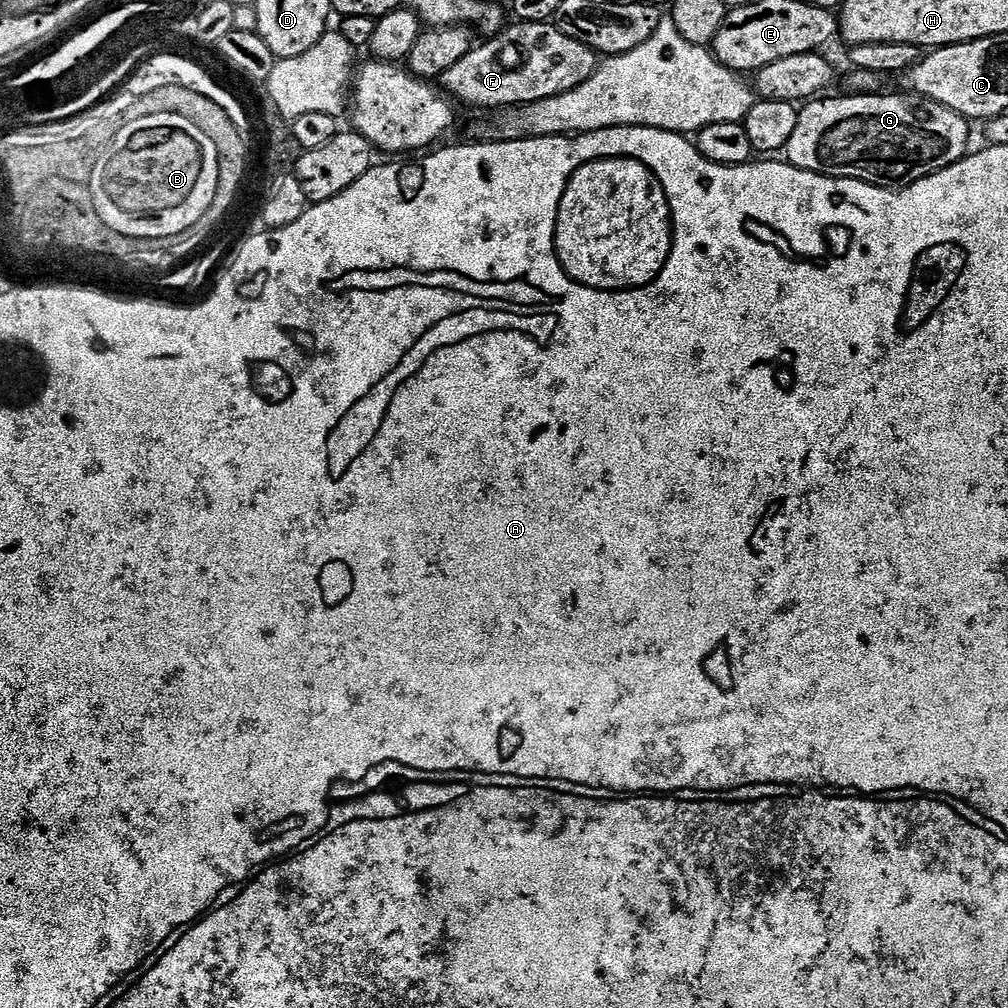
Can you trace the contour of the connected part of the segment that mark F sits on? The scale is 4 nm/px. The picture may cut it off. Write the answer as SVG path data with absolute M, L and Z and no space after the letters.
M530 21L528 23L513 22L509 23L502 31L495 36L485 39L485 44L477 43L471 50L470 54L466 54L466 58L462 58L454 66L450 66L450 70L446 70L446 74L442 77L442 88L449 97L461 100L464 104L469 104L472 108L502 108L500 110L509 110L522 104L533 104L539 100L545 100L551 96L561 96L570 90L574 90L578 86L582 86L582 82L586 82L588 78L595 74L598 67L598 53L595 48L586 46L582 42L578 42L578 38L570 38L570 34L566 34L555 23L538 21Z

